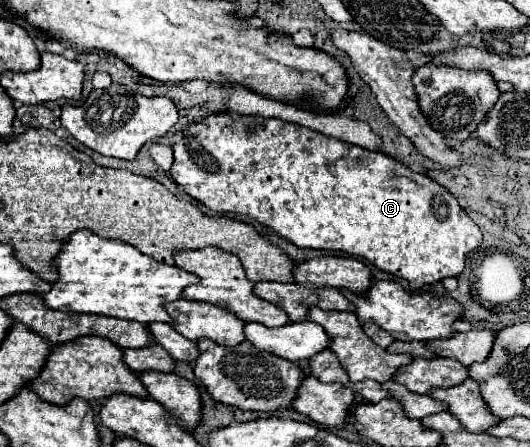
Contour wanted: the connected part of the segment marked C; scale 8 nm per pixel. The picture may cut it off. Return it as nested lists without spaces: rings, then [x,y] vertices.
[[[226,111],[202,119],[172,147],[172,179],[208,209],[252,217],[274,229],[280,237],[292,241],[296,247],[344,251],[362,257],[378,269],[406,279],[414,291],[446,277],[458,277],[468,253],[482,245],[478,225],[466,215],[446,187],[424,173],[408,169],[386,153],[350,147],[338,139],[324,137],[280,119],[230,115],[236,113]]]

